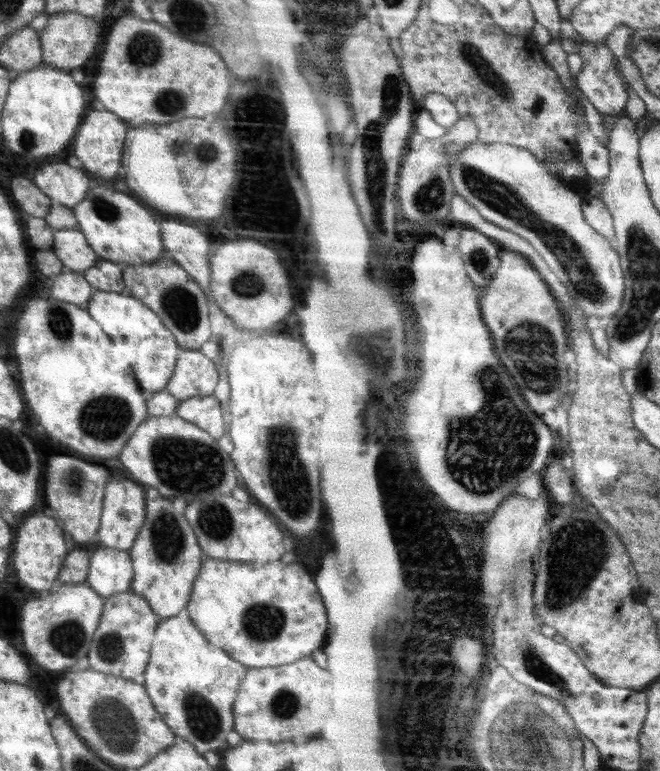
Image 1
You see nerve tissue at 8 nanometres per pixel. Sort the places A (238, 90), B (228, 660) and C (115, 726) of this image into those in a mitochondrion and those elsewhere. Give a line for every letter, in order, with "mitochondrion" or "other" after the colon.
A: other
B: other
C: mitochondrion

